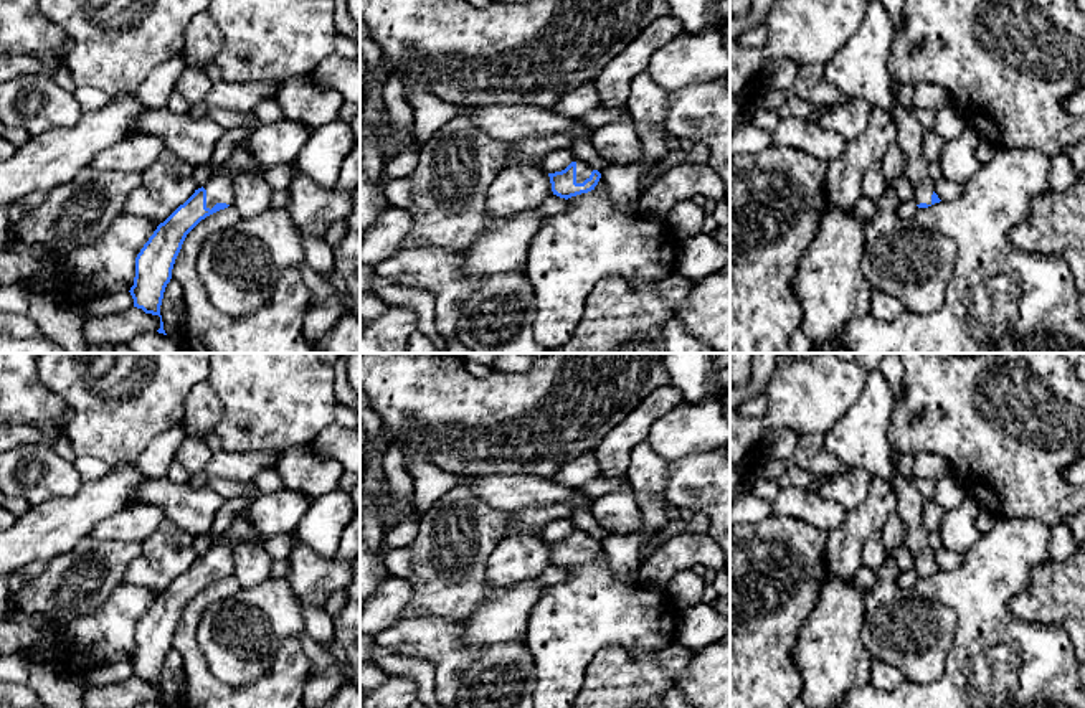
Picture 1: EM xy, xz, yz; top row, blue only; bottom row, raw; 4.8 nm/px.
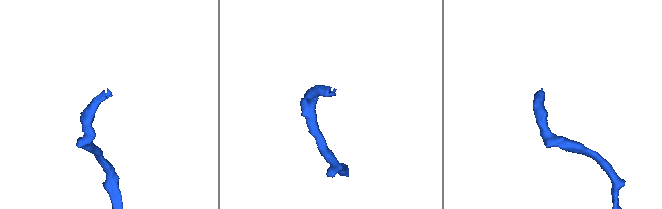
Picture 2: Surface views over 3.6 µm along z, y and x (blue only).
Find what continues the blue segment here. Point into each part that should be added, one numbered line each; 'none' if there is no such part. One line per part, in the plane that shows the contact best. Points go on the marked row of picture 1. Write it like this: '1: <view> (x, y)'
1: xy (218, 188)

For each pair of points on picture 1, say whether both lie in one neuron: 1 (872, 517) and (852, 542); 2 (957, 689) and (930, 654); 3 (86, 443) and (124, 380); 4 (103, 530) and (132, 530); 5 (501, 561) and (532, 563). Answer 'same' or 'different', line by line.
1: same
2: different
3: same
4: same
5: same

